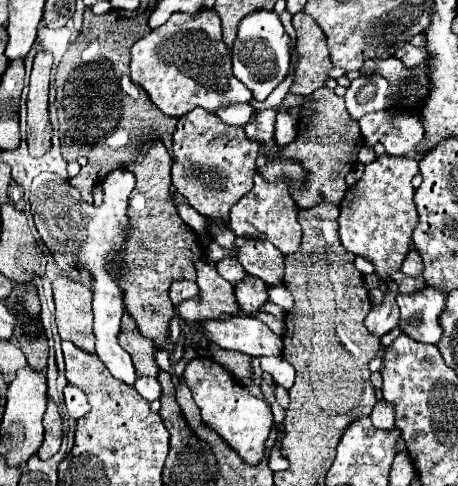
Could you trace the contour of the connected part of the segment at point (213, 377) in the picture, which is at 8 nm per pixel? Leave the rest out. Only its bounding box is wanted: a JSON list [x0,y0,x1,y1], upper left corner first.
[184,356,272,464]

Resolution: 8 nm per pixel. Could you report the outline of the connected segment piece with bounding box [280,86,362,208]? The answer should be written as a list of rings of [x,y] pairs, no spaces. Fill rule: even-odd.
[[[324,86],[324,88],[318,88],[318,92],[310,94],[308,98],[310,100],[306,100],[302,106],[306,106],[312,114],[300,118],[296,140],[280,148],[280,152],[286,158],[302,162],[302,166],[308,172],[308,186],[306,190],[300,192],[300,200],[296,200],[300,208],[312,208],[324,202],[340,204],[342,196],[348,190],[348,184],[344,178],[358,162],[358,150],[362,148],[362,134],[346,110],[344,98],[336,96],[334,90]]]

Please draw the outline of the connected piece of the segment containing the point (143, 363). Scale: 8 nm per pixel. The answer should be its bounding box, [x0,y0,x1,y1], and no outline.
[118,314,160,378]

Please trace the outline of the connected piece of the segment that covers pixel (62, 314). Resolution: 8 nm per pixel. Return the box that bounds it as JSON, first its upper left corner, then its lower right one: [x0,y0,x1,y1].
[52,278,94,352]

